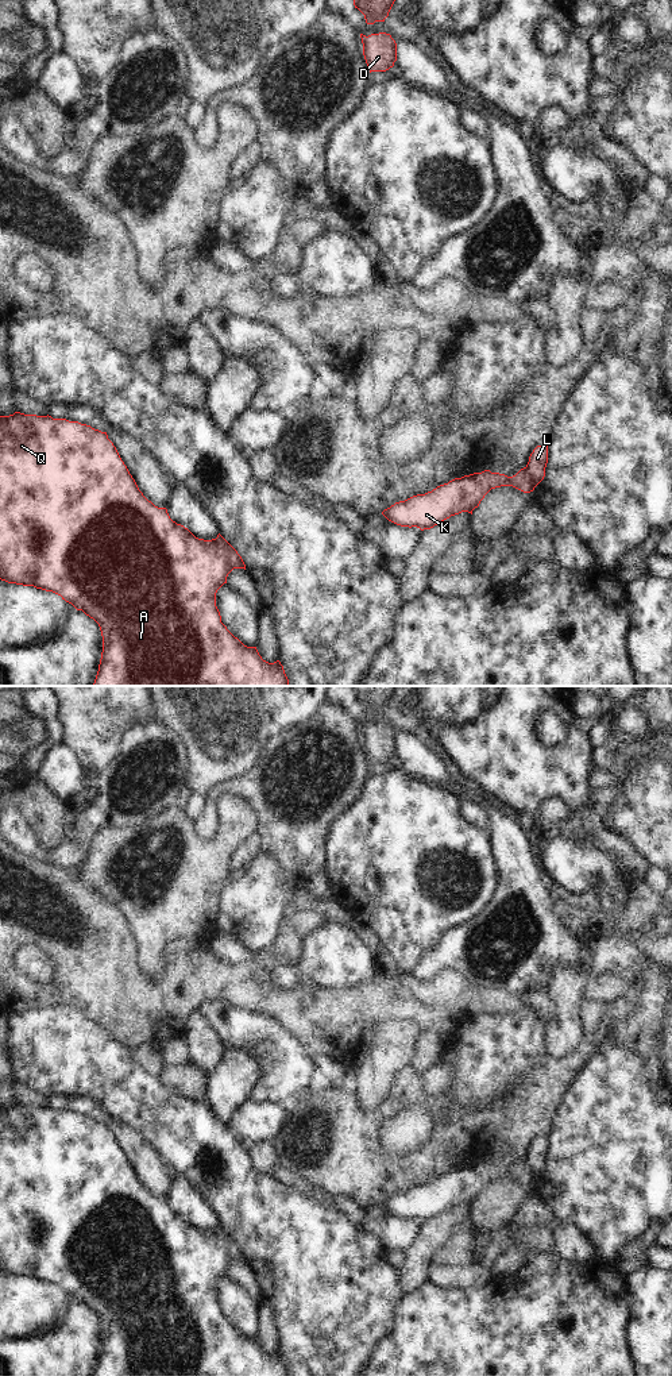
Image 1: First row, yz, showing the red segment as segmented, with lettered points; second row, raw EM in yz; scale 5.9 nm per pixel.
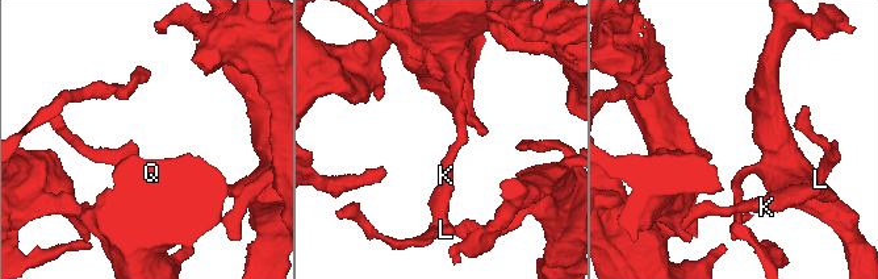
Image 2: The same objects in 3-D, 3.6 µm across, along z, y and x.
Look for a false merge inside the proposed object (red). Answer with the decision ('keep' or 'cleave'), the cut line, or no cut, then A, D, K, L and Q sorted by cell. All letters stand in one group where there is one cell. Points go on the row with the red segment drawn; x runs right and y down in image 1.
cleave | yz (524, 467), (535, 486) | A K Q / D L

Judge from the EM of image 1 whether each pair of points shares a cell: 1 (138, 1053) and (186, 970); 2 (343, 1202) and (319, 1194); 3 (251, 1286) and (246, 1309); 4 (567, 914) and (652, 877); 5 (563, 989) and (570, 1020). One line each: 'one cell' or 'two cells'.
1: two cells
2: one cell
3: two cells
4: two cells
5: one cell

